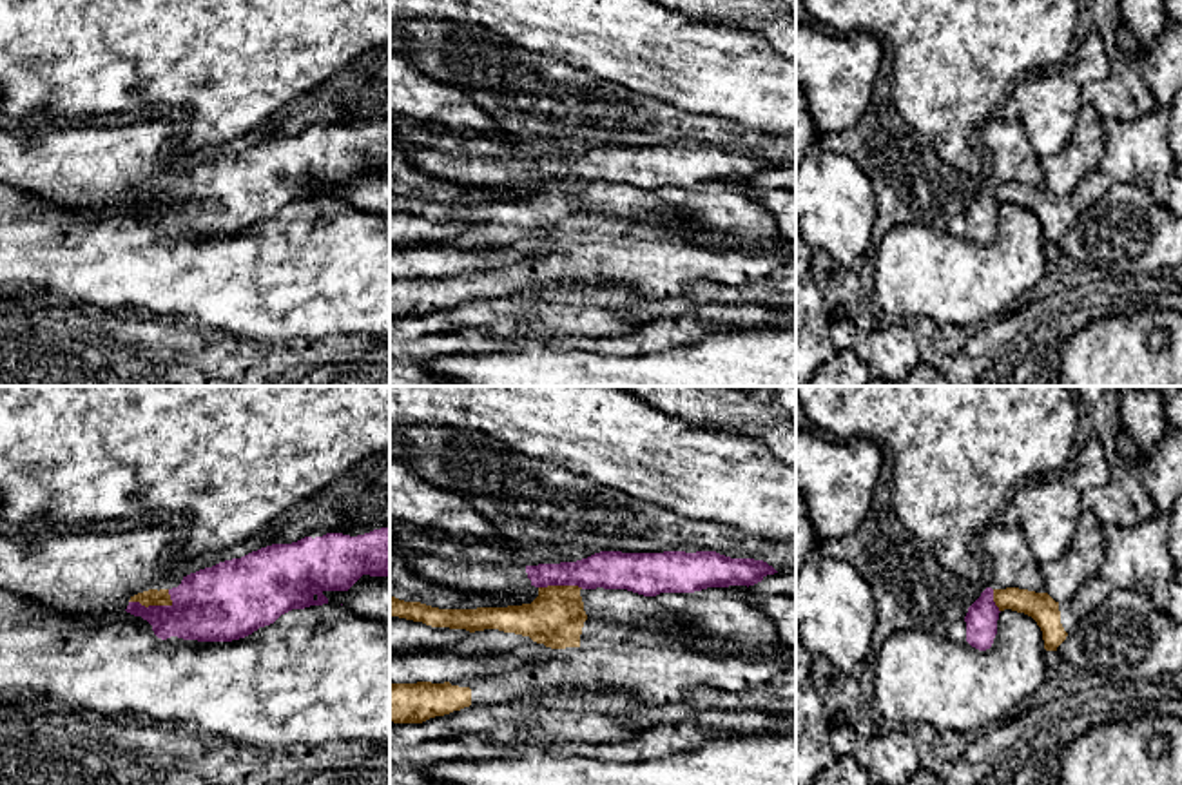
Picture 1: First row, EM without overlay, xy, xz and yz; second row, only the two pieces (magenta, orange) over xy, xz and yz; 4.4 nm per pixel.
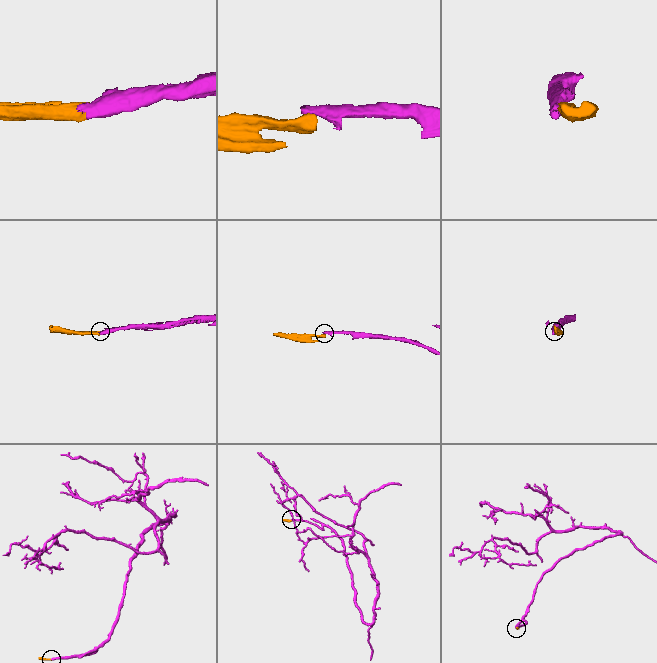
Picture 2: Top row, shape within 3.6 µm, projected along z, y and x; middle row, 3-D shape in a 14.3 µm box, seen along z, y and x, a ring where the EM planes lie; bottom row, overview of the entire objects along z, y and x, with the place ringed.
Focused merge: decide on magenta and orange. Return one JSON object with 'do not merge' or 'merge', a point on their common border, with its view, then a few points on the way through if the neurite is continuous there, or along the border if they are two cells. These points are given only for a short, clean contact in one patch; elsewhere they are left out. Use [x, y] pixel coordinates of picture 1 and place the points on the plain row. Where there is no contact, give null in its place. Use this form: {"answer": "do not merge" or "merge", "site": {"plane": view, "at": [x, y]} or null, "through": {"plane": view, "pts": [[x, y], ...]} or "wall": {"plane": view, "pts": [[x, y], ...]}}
{"answer": "do not merge", "site": {"plane": "xy", "at": [151, 200]}, "wall": {"plane": "xy", "pts": [[129, 194], [138, 194], [145, 200], [173, 198]]}}

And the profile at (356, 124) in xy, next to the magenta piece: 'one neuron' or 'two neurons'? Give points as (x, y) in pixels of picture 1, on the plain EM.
one neuron

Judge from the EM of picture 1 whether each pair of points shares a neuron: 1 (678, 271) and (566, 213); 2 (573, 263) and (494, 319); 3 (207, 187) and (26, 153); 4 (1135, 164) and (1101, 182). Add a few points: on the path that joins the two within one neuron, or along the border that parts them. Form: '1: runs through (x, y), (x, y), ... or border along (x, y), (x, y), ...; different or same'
1: runs through (646, 261), (637, 258), (590, 258), (577, 245); same
2: border along (588, 283), (524, 285), (504, 296); different
3: runs through (162, 169), (145, 158), (71, 158); same
4: border along (1101, 171), (1112, 182); different

